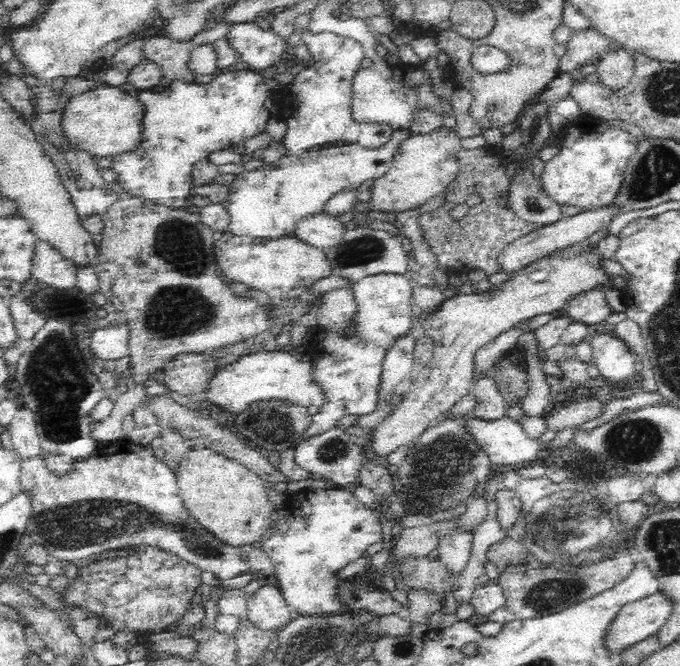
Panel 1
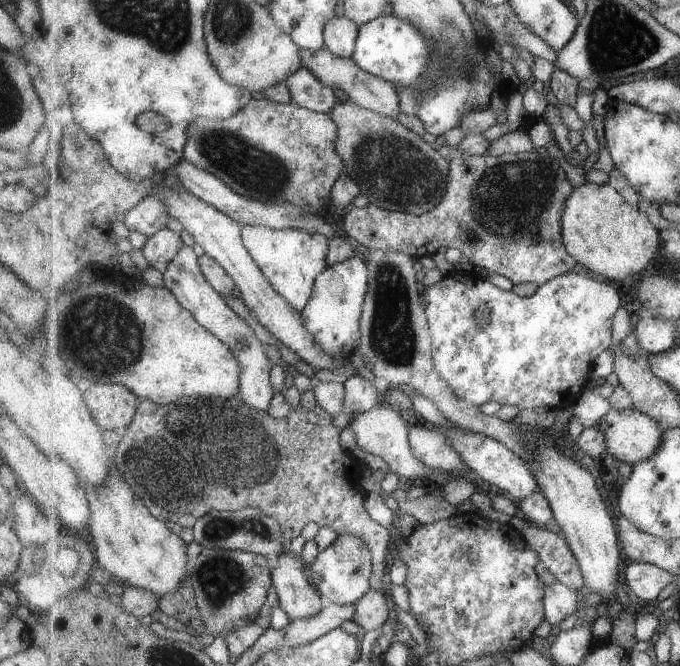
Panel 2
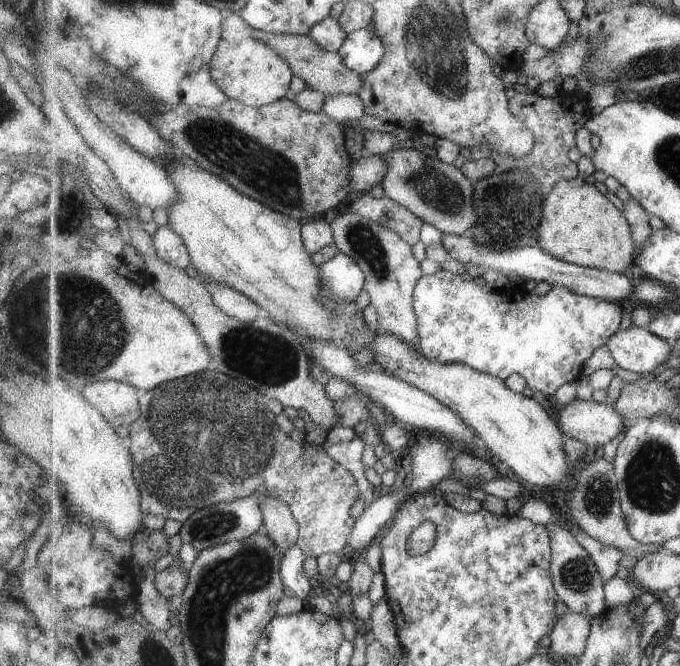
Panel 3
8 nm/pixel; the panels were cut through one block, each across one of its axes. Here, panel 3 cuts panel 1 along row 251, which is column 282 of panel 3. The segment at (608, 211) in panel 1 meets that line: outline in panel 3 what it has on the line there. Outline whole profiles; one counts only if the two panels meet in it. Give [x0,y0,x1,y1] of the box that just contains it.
[260,498,300,558]

